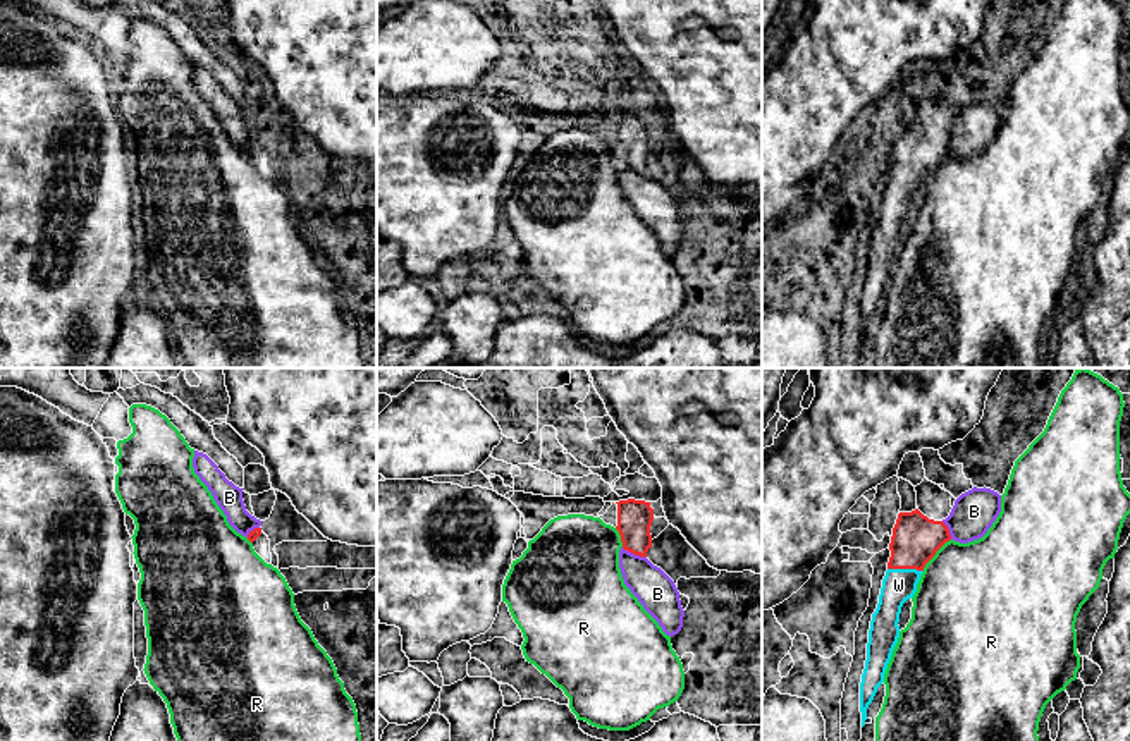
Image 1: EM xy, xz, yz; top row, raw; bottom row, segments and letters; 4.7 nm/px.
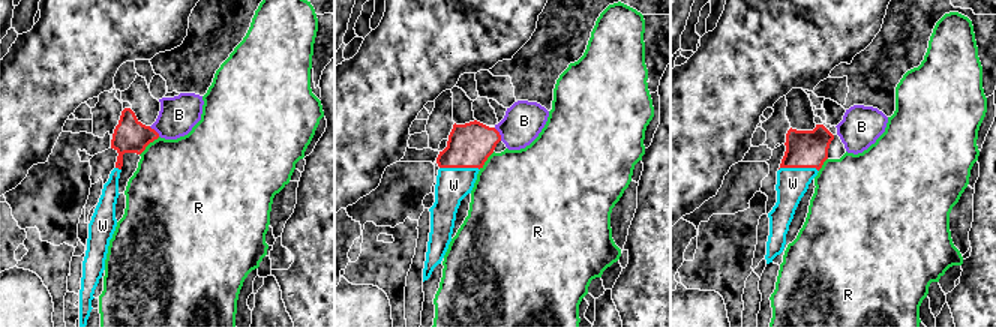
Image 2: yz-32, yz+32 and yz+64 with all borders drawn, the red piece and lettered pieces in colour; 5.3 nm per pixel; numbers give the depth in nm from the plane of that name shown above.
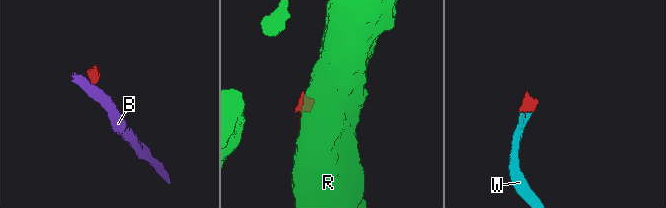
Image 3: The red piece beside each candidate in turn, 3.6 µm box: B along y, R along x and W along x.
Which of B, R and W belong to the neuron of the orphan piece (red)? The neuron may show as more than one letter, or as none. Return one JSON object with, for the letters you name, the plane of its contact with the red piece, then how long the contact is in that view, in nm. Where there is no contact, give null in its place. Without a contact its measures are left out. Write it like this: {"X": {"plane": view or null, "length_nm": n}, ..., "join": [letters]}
{"W": {"plane": "yz", "length_nm": 170}, "join": ["W"]}

